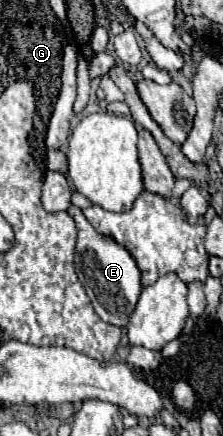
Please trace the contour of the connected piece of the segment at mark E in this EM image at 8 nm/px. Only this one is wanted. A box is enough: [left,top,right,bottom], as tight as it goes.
[68,206,142,326]

